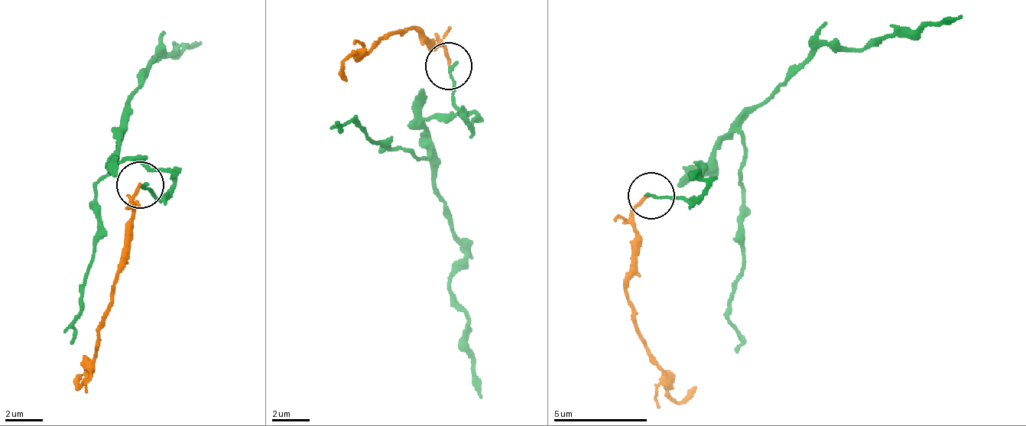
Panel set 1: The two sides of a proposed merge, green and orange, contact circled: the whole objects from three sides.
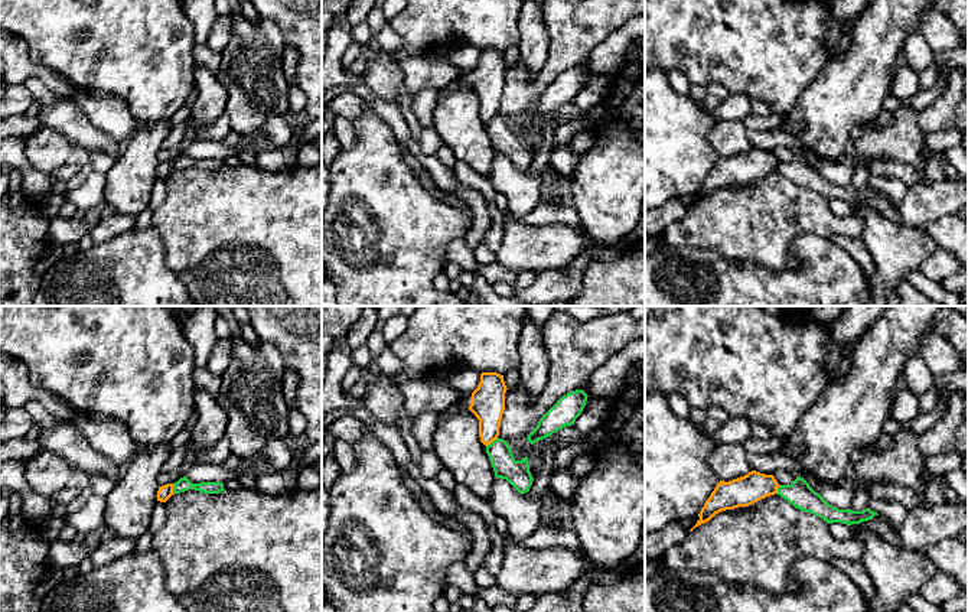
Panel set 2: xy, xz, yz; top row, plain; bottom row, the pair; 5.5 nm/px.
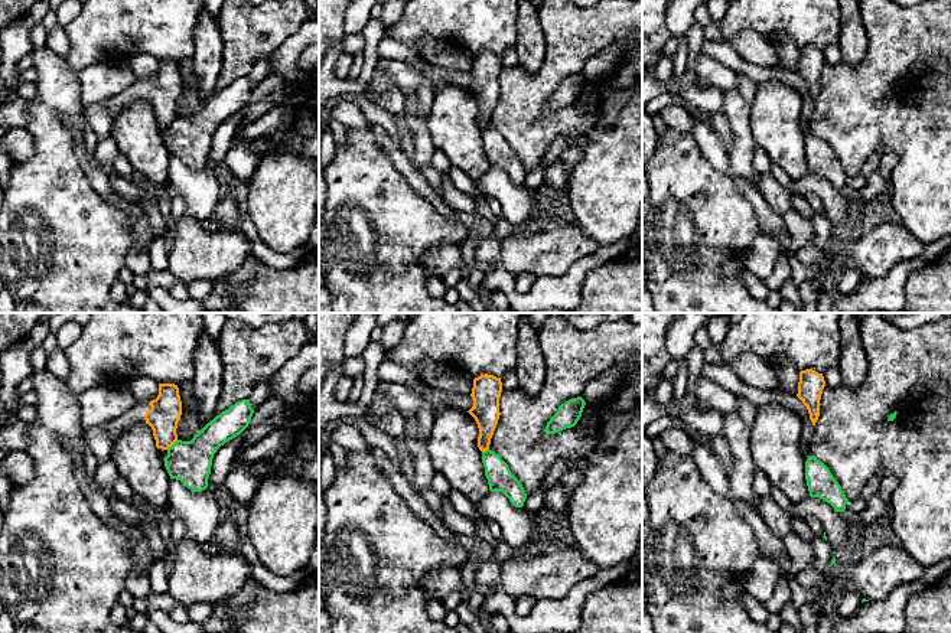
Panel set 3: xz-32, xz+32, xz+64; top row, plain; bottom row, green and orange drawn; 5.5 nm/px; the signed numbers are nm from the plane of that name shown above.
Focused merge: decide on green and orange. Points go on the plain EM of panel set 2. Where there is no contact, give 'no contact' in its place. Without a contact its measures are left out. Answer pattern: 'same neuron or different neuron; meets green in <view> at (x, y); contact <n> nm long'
different neuron; meets green in xz at (494, 117); contact 90 nm long

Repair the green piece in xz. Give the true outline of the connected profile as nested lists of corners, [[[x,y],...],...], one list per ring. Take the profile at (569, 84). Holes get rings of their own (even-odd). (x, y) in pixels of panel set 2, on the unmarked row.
[[[576,66],[563,72],[538,98],[537,104],[528,111],[528,120],[534,121],[566,102],[571,102],[581,91],[587,71]]]

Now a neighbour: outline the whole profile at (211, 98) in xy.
[[[195,64],[193,68],[193,87],[196,97],[190,105],[190,121],[211,126],[225,113],[228,92],[218,81],[216,74],[201,64]]]

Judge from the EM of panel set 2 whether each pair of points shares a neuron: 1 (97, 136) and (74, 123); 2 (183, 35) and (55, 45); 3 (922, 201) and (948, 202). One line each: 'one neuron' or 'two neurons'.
1: one neuron
2: one neuron
3: one neuron

